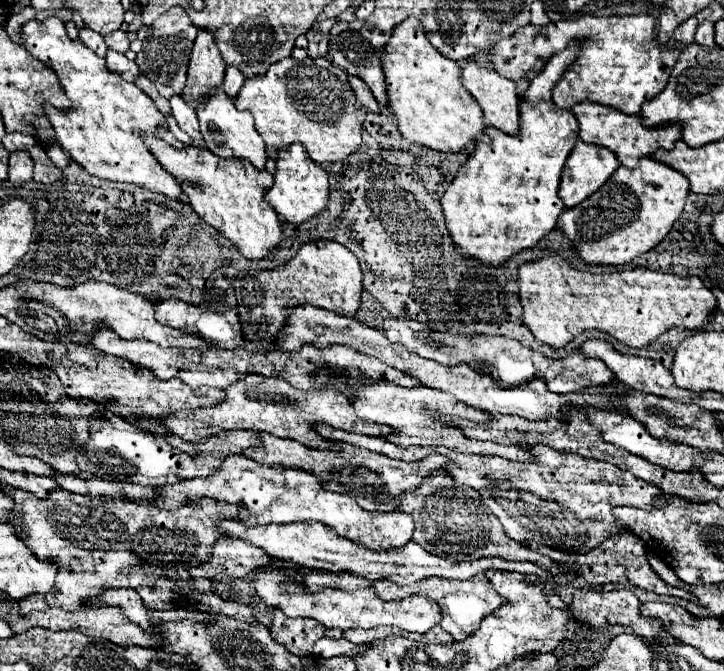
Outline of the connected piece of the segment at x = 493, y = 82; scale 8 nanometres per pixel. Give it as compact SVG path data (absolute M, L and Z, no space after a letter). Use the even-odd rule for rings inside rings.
M471 60L461 62L461 68L465 88L485 112L485 124L515 136L519 132L519 98L513 80L503 78L495 70L481 68Z

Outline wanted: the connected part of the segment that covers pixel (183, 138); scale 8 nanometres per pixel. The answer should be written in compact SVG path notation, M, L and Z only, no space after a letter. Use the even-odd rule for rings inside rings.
M167 116L167 124L169 124L169 130L177 140L183 142L186 145L195 145L193 139L179 128L173 116Z

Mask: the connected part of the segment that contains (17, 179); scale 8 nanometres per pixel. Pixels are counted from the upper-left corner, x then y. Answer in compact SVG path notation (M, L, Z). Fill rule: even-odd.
M13 152L9 158L9 182L13 186L29 182L33 176L33 160L29 152Z

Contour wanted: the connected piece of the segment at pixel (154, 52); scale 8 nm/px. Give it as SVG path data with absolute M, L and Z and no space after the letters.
M177 6L169 8L169 12L163 12L149 28L147 38L143 40L143 50L137 54L135 62L141 68L141 72L149 80L153 80L153 84L157 86L161 96L171 98L183 90L195 36L197 36L197 28L193 28L189 16L185 16L185 10L177 8Z

